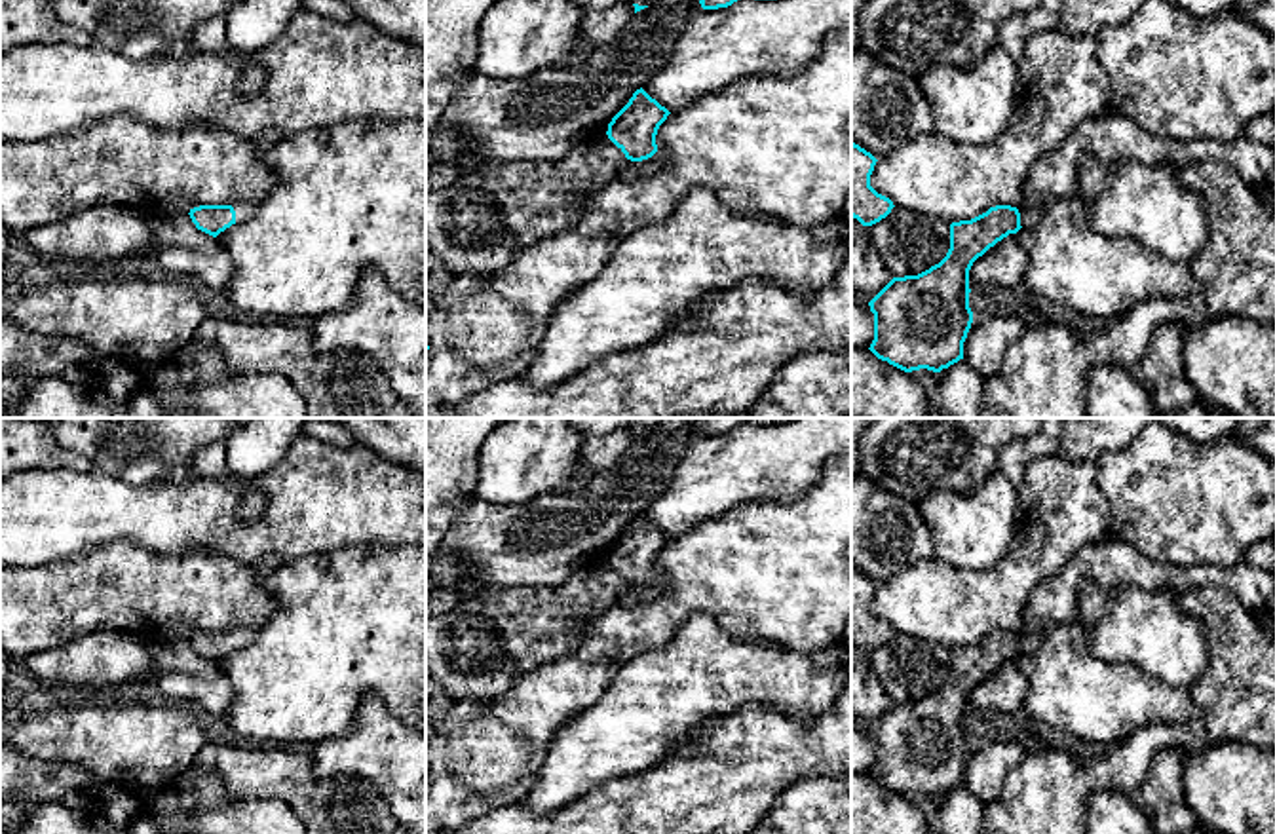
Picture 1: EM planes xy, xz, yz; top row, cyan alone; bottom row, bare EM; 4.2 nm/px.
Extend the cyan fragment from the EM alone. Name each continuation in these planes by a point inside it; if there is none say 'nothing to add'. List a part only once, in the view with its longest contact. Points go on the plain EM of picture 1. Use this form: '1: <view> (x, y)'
1: xz (631, 595)

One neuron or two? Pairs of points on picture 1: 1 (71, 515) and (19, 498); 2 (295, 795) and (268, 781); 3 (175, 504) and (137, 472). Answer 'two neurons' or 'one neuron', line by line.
1: one neuron
2: one neuron
3: two neurons

